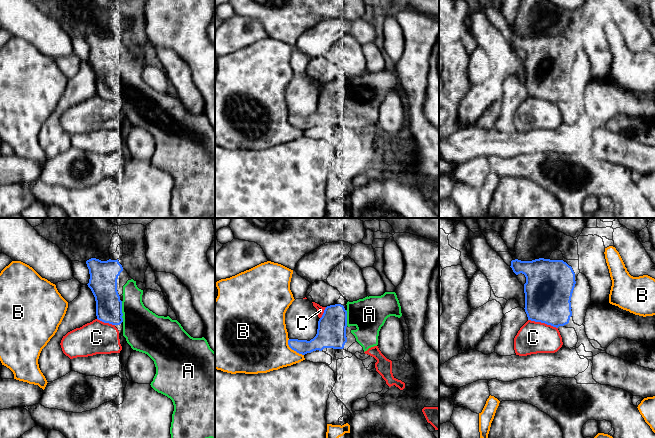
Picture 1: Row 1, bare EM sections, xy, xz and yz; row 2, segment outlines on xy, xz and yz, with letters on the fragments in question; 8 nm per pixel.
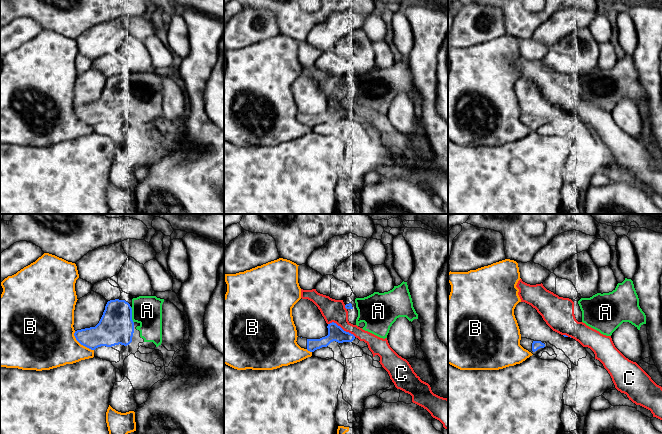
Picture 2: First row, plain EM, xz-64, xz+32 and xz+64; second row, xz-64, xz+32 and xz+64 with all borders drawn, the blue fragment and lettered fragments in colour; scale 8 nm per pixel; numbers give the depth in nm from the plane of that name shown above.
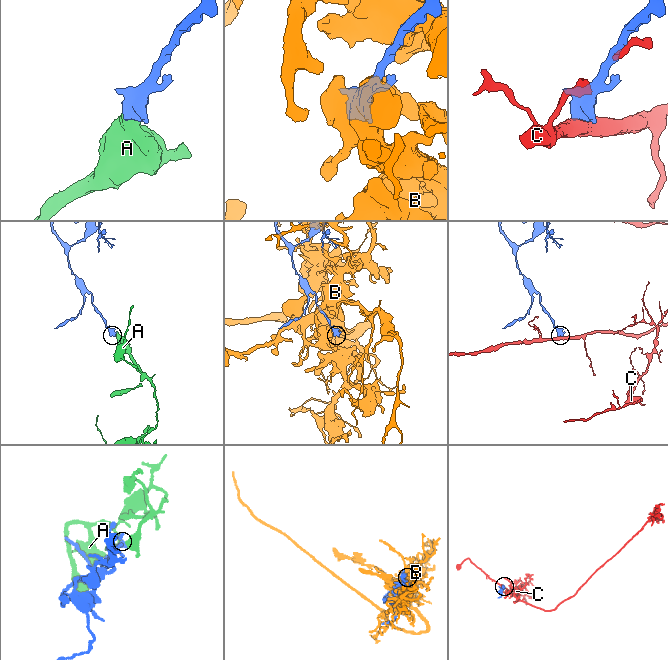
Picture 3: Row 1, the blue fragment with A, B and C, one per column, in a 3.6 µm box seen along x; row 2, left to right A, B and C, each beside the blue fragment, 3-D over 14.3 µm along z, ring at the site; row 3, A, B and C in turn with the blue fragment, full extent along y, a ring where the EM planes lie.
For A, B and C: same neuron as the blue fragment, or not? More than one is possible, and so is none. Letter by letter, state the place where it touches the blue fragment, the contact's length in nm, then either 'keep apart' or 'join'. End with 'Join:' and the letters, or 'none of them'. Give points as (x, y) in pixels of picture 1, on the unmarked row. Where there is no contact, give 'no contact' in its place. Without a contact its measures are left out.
A: contact xy (121, 87); length 170 nm; join
B: contact xz (293, 125); length 180 nm; keep apart
C: contact yz (543, 98); length 260 nm; keep apart
Join: A

